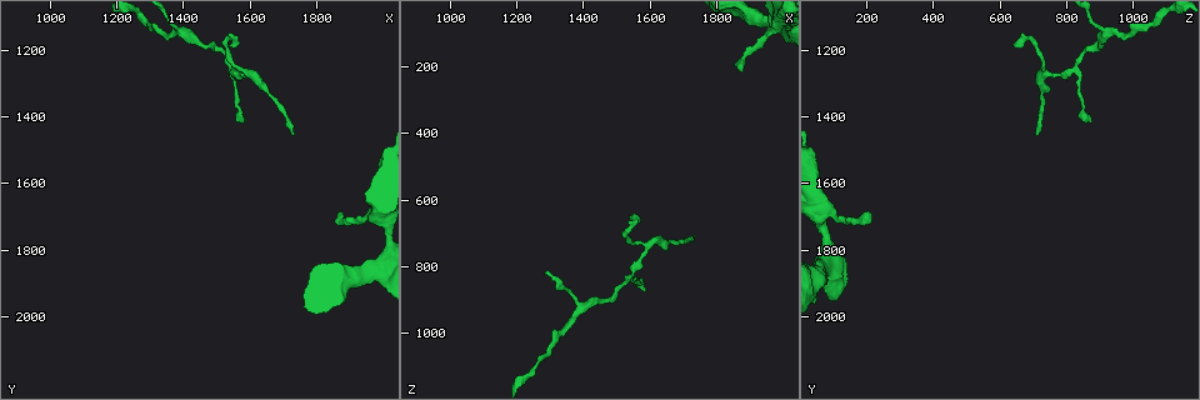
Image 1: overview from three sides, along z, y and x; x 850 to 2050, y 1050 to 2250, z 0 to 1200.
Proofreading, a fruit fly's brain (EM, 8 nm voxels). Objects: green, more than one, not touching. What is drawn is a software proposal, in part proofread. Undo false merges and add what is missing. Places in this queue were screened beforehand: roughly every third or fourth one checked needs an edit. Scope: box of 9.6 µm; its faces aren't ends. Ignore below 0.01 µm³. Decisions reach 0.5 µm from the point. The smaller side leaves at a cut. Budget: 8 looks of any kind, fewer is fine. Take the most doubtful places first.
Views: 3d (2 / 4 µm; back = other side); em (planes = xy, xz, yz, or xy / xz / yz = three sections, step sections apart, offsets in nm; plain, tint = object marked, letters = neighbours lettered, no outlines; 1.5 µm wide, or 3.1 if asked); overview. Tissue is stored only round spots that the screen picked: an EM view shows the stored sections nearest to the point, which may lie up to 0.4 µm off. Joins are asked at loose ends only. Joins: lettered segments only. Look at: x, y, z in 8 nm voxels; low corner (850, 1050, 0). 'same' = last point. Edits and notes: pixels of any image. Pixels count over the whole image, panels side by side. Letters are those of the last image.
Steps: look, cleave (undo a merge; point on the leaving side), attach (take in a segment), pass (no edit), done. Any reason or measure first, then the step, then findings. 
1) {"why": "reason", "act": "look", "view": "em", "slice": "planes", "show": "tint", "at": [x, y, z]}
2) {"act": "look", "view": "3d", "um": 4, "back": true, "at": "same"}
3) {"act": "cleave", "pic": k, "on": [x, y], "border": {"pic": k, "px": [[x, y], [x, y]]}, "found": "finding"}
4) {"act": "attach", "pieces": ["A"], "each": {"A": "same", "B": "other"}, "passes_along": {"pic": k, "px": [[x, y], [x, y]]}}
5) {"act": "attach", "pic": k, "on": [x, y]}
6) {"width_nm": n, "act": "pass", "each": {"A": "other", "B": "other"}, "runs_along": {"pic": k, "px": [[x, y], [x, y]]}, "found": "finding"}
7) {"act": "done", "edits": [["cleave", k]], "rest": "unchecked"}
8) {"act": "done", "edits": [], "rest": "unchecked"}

{"why": "free end", "act": "look", "view": "3d", "um": 4, "at": [1890, 1690, 210]}

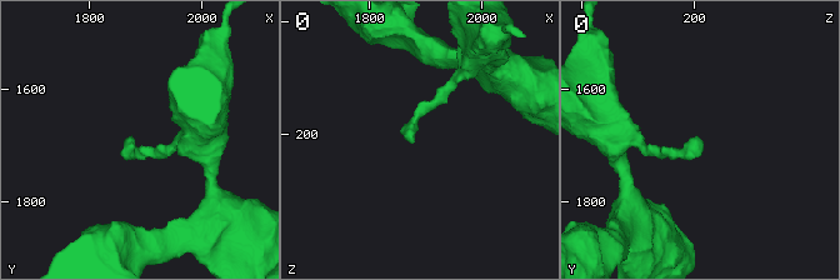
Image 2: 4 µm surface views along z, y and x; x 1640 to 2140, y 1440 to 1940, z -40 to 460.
{"act": "look", "view": "em", "slice": "xz", "step": 4, "show": "letters", "at": [1880, 1695, 215]}

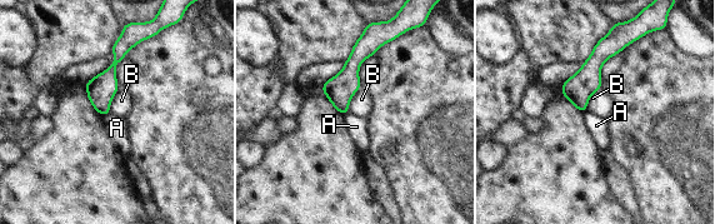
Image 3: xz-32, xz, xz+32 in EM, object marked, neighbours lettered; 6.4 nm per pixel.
{"act": "pass", "each": {"A": "other", "B": "other"}, "border": {"pic": 3, "px": [[110, 114], [103, 118]]}, "found": "none of them fits"}

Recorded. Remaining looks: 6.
{"why": "tapers out", "act": "look", "view": "em", "slice": "xy", "step": 4, "show": "letters", "at": [1590, 1420, 870]}

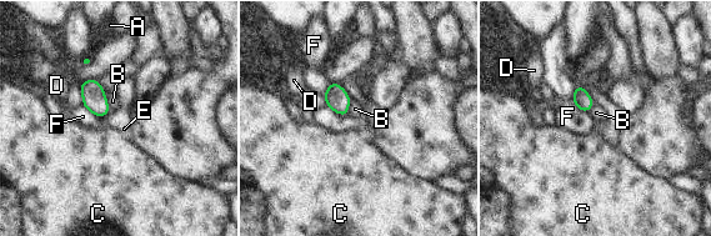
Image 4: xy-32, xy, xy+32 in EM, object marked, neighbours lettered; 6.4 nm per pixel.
{"act": "look", "view": "em", "slice": "planes", "show": "letters", "at": "same"}

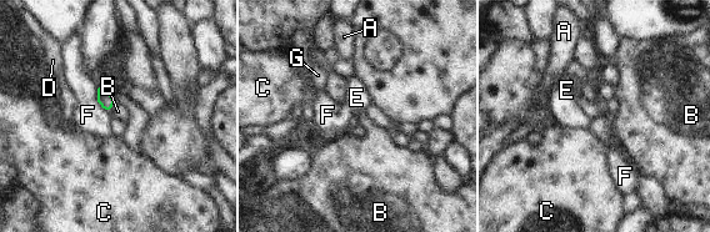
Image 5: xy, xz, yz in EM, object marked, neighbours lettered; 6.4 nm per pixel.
{"width_nm": 100, "act": "pass", "each": {"A": "other", "B": "other", "C": "other", "D": "other", "E": "other", "F": "other", "G": "other"}, "found": "no lettered segment goes on from it"}

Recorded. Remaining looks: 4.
{"why": "abrupt turn", "act": "look", "view": "3d", "um": 4, "at": [1530, 1170, 700]}

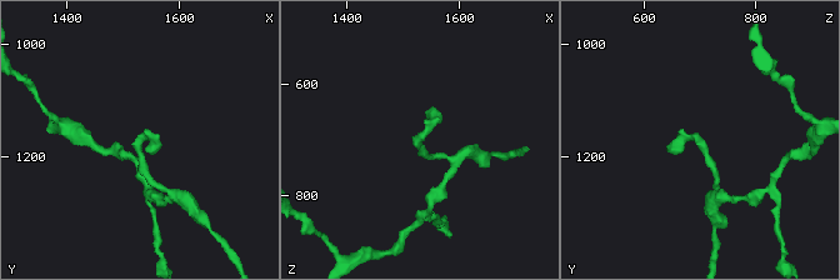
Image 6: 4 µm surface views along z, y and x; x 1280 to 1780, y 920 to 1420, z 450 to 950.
{"why": "need the tissue", "act": "look", "view": "em", "slice": "xz", "step": 8, "show": "letters", "at": [1540, 1170, 695]}

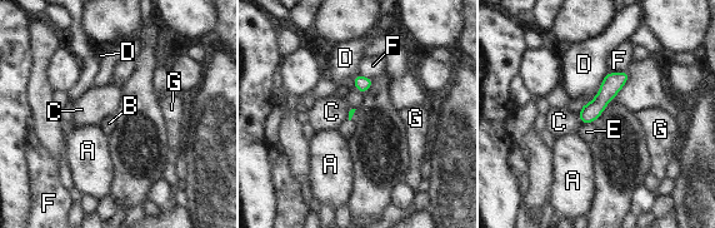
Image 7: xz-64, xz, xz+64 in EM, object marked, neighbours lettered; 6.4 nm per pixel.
{"act": "look", "view": "em", "slice": "planes", "show": "letters", "at": "same"}

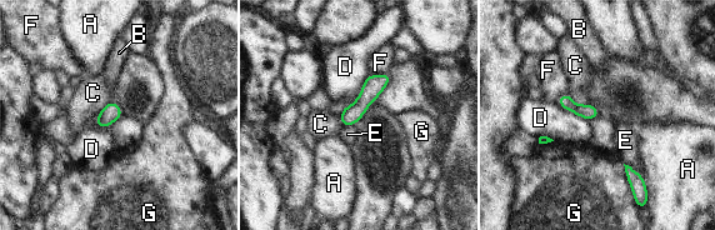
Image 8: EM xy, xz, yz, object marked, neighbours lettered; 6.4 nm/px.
{"act": "pass", "each": {"A": "other", "B": "other", "C": "other", "D": "other", "E": "other", "F": "other", "G": "other"}, "runs_along": {"pic": 8, "px": [[386, 76], [345, 123]]}, "found": "one neuron here"}

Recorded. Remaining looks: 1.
{"act": "done", "edits": [], "rest": "unchecked"}

